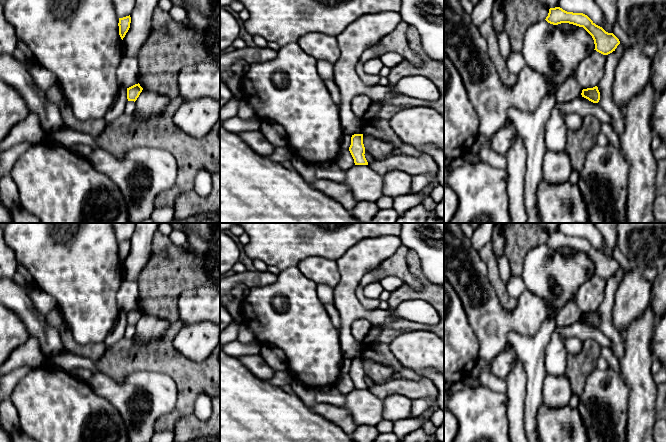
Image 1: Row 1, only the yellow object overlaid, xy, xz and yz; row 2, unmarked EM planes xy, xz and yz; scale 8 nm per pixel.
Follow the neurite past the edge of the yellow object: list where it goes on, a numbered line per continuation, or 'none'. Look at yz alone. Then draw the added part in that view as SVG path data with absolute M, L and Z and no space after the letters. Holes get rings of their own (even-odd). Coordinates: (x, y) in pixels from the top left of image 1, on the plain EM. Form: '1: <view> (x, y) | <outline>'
none

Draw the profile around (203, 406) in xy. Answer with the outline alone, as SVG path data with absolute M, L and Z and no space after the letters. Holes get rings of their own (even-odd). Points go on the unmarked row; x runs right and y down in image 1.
M201 394L194 405L194 415L201 421L208 421L212 415L212 398Z

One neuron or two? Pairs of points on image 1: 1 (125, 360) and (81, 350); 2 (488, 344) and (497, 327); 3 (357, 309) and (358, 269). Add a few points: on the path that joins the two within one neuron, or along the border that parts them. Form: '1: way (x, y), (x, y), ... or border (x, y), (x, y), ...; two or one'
1: border (106, 347), (103, 355), (96, 363); two
2: way (492, 340), (493, 331); one
3: way (350, 299), (350, 279); one

